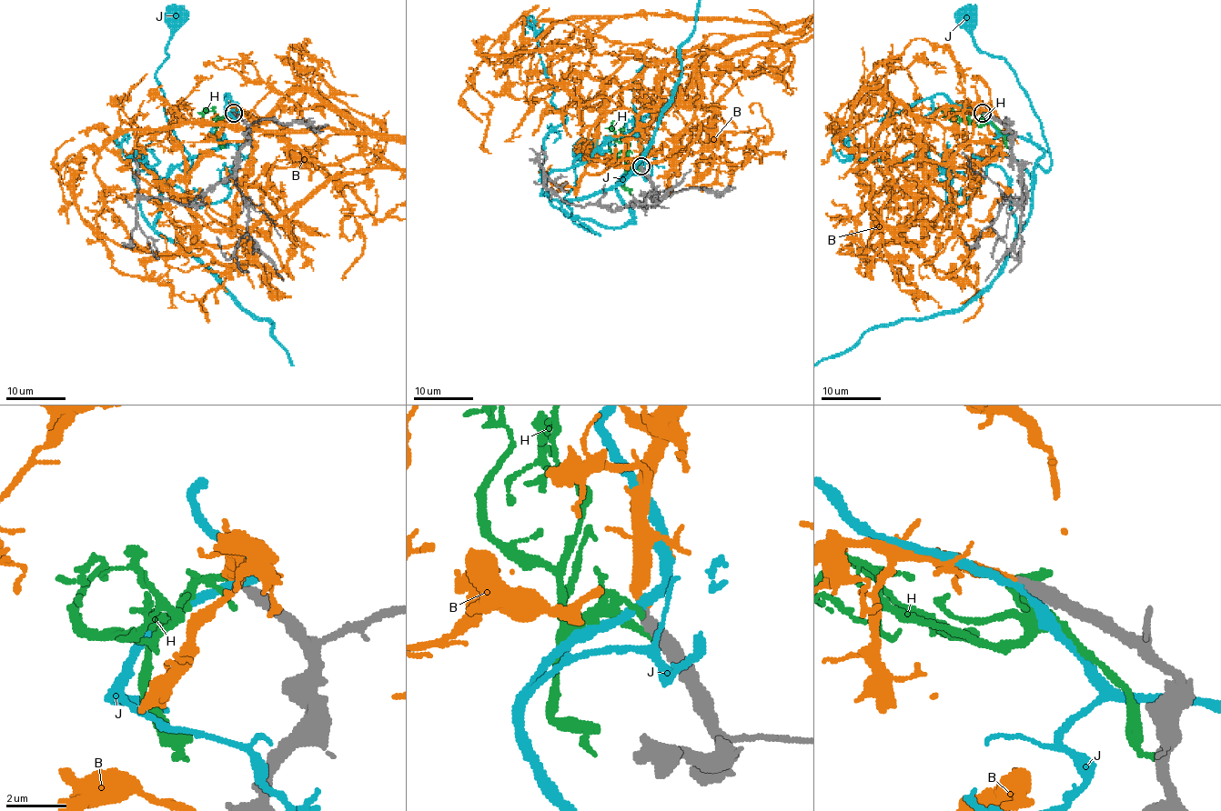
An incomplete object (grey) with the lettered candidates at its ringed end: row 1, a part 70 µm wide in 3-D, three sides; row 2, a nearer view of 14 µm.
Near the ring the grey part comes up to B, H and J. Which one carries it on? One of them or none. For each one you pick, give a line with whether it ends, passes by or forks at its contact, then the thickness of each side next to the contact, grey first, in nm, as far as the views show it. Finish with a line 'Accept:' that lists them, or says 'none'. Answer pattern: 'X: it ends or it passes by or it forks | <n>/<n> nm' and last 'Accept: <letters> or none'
B: it ends | 280/280 nm
Accept: B

